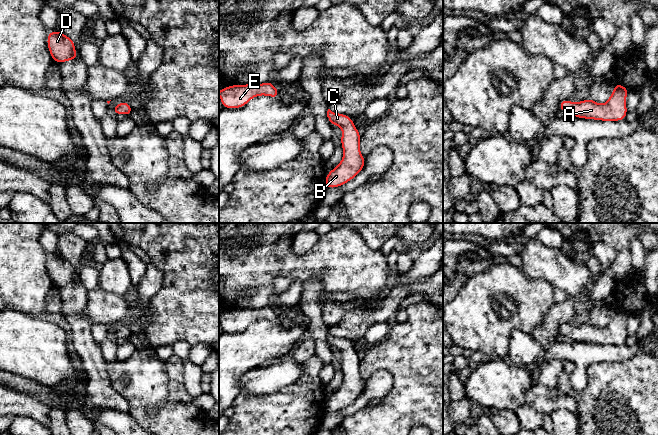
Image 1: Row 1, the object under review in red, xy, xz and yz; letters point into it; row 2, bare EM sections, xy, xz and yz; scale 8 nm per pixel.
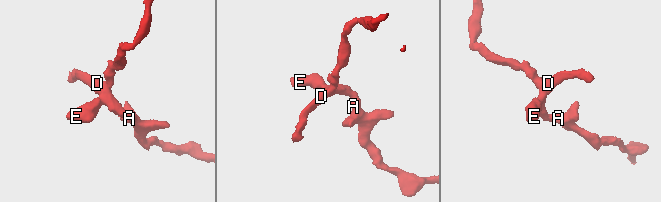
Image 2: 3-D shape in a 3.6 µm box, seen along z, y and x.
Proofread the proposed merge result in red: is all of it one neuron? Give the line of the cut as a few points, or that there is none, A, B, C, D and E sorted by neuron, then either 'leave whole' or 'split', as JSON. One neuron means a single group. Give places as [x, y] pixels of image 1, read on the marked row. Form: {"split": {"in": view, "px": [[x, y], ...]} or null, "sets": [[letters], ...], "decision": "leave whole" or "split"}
{"split": null, "sets": [["A", "B", "C", "D", "E"]], "decision": "leave whole"}

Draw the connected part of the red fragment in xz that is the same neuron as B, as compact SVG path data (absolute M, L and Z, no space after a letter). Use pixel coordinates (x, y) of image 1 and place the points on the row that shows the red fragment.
M327 111L328 121L334 126L342 128L341 146L343 158L325 177L326 188L336 188L351 181L361 172L365 159L360 151L360 136L353 120L348 115Z

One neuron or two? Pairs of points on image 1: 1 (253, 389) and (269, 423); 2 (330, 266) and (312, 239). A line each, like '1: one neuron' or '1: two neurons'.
1: two neurons
2: two neurons

